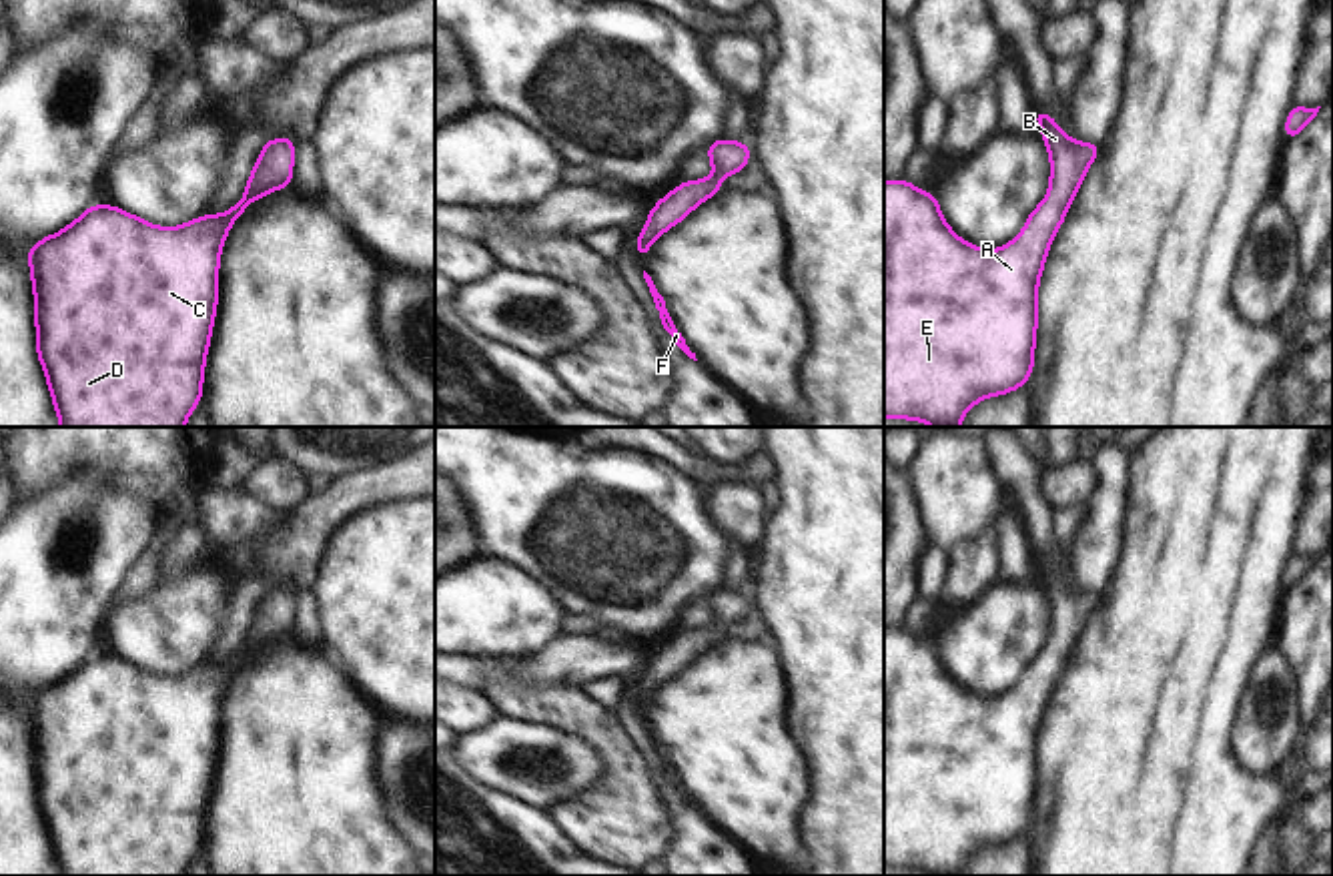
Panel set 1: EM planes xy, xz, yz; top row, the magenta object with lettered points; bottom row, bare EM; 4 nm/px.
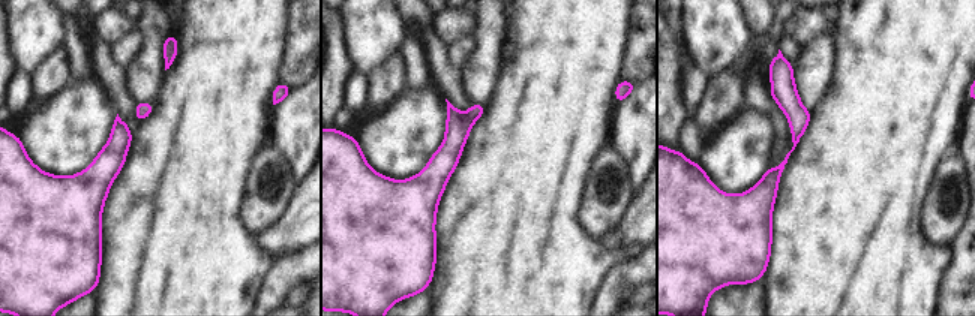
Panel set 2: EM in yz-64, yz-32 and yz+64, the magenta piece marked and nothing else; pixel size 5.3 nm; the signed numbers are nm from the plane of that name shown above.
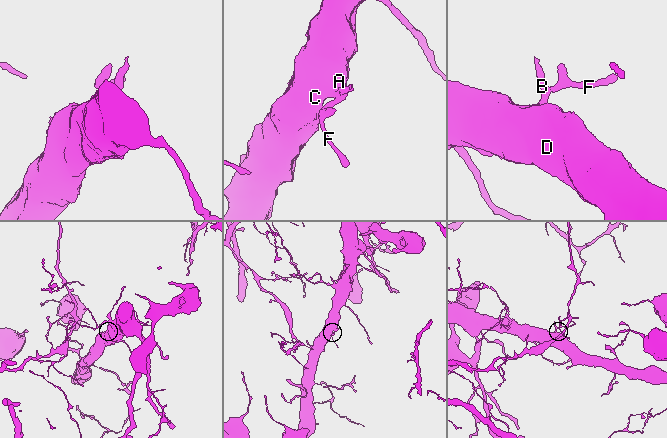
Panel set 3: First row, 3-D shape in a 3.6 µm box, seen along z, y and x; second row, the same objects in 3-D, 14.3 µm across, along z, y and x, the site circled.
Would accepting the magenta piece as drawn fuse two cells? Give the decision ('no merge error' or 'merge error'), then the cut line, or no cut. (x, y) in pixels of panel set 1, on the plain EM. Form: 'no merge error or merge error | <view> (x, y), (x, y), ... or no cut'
no merge error | no cut

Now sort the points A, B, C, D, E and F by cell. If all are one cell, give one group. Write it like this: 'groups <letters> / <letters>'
groups A B C D E F

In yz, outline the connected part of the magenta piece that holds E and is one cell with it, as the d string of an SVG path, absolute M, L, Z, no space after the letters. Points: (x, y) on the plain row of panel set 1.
M1040 557L1034 559L1048 605L1048 643L1028 664L1008 694L984 700L956 686L942 668L934 643L908 629L884 629L884 866L912 868L932 876L960 876L966 860L982 848L1026 834L1034 816L1038 730L1044 708L1100 593L1076 591Z

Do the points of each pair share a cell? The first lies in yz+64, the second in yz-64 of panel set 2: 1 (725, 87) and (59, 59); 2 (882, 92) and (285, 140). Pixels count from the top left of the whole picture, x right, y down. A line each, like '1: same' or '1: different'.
1: same
2: different

